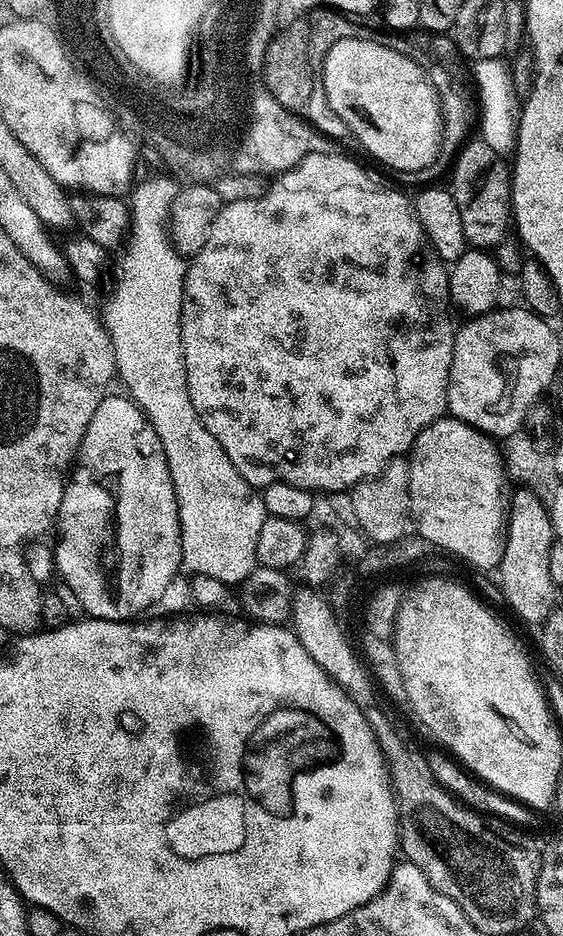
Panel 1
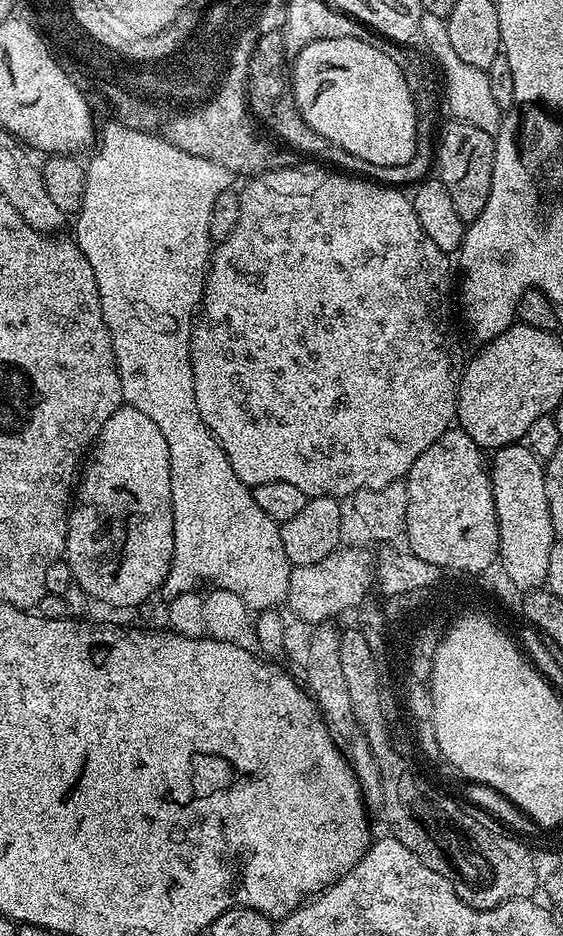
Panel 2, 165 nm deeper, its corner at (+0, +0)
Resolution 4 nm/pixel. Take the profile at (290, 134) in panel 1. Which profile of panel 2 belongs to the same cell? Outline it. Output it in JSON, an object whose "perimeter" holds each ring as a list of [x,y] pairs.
{"perimeter":[[[236,52],[236,60],[232,60],[232,72],[228,72],[228,80],[224,80],[220,96],[216,96],[216,100],[212,100],[208,108],[200,108],[200,112],[192,112],[192,116],[180,116],[180,120],[172,124],[172,142],[176,140],[174,146],[184,144],[182,150],[186,150],[186,154],[215,160],[218,166],[226,166],[226,170],[230,170],[237,177],[251,178],[275,168],[293,167],[297,163],[297,153],[283,147],[276,148],[277,141],[272,138],[267,140],[263,136],[265,133],[258,127],[249,111],[247,83],[244,52]]]}

